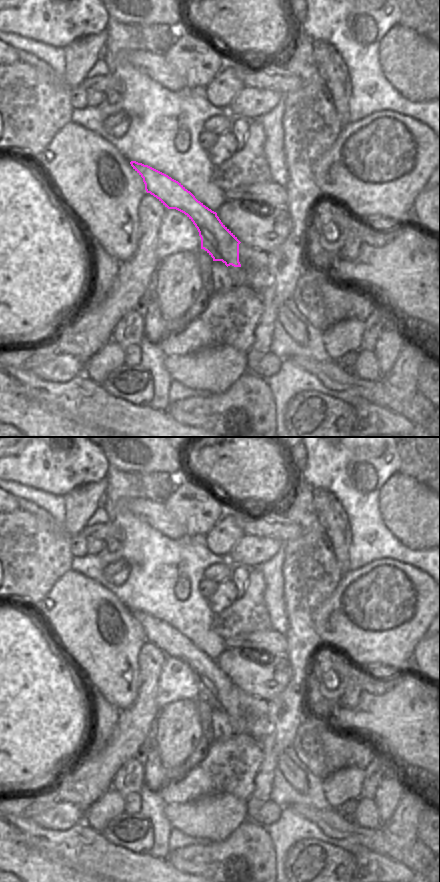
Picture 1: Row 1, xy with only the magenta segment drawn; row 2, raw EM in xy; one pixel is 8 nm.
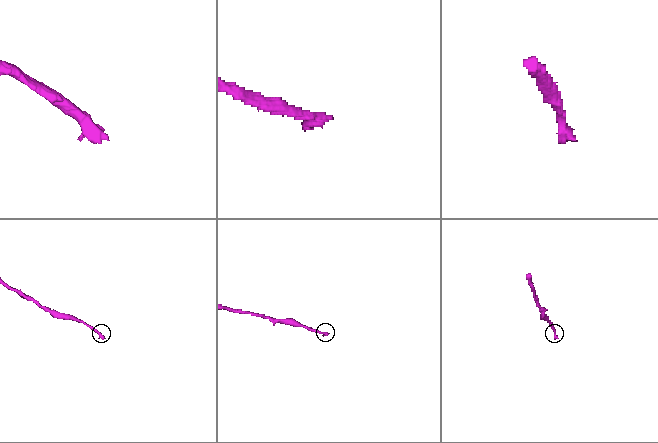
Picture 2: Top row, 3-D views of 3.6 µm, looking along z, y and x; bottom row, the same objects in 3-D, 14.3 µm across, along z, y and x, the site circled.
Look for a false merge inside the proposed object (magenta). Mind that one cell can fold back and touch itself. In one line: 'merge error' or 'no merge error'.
no merge error

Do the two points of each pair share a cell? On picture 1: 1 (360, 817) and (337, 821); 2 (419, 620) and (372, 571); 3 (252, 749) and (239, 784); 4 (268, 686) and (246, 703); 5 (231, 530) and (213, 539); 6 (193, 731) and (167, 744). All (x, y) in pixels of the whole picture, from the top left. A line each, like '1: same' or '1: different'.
1: different
2: different
3: different
4: different
5: same
6: same

